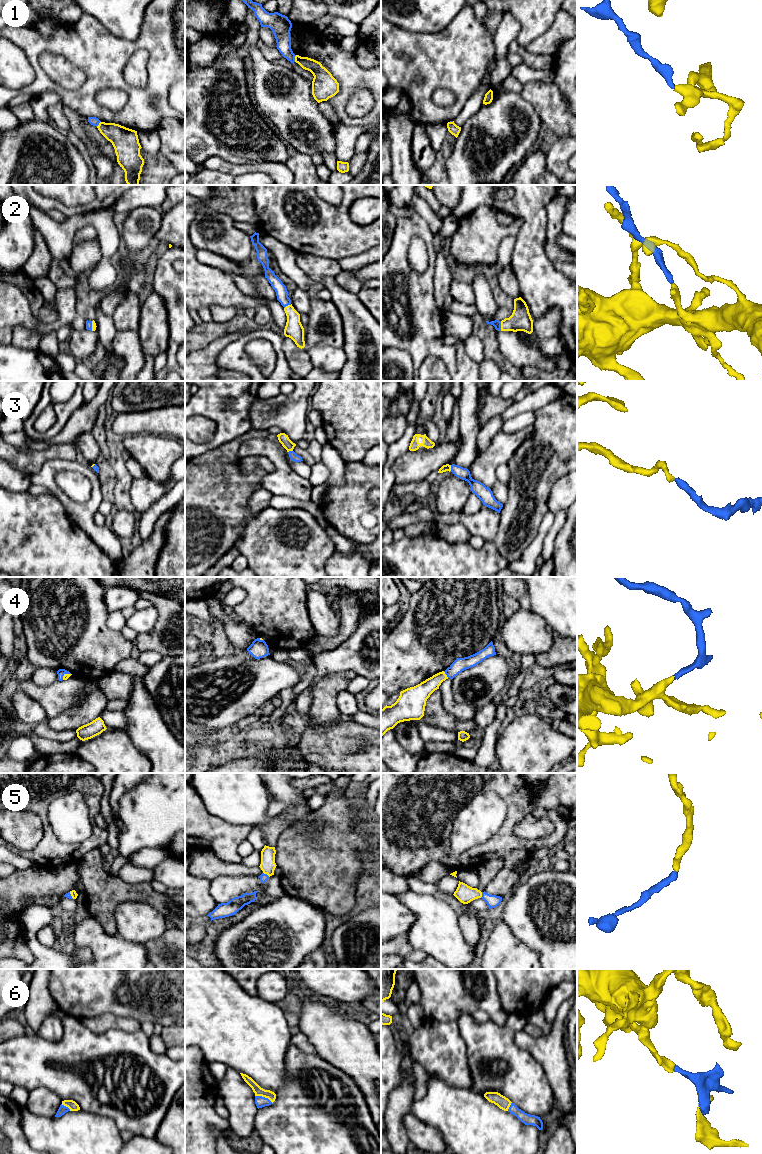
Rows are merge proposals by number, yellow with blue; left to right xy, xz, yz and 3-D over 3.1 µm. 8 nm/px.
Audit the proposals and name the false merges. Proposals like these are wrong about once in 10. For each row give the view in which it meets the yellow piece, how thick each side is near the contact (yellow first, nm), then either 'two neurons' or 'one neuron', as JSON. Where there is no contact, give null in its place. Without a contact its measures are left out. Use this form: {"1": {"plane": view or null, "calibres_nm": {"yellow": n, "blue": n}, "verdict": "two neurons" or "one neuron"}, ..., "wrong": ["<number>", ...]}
{"1": {"plane": "xz", "calibres_nm": {"yellow": 130, "blue": 140}, "verdict": "two neurons"}, "2": {"plane": "yz", "calibres_nm": {"yellow": 170, "blue": 60}, "verdict": "one neuron"}, "3": {"plane": "yz", "calibres_nm": {"yellow": 60, "blue": 100}, "verdict": "one neuron"}, "4": {"plane": "yz", "calibres_nm": {"yellow": 140, "blue": 110}, "verdict": "one neuron"}, "5": {"plane": "xz", "calibres_nm": {"yellow": 120, "blue": 70}, "verdict": "one neuron"}, "6": {"plane": "xz", "calibres_nm": {"yellow": 70, "blue": 90}, "verdict": "one neuron"}, "wrong": ["1"]}

